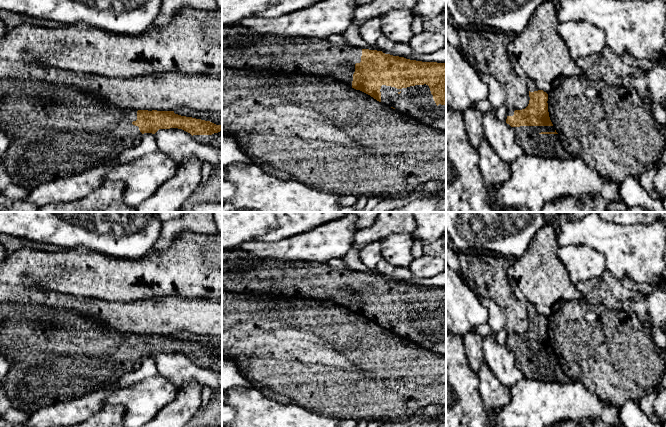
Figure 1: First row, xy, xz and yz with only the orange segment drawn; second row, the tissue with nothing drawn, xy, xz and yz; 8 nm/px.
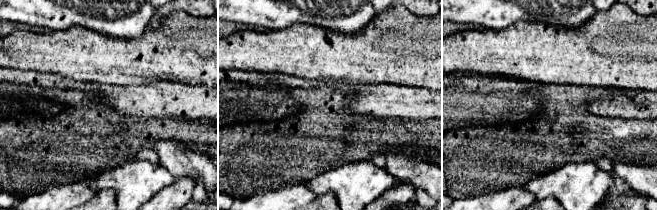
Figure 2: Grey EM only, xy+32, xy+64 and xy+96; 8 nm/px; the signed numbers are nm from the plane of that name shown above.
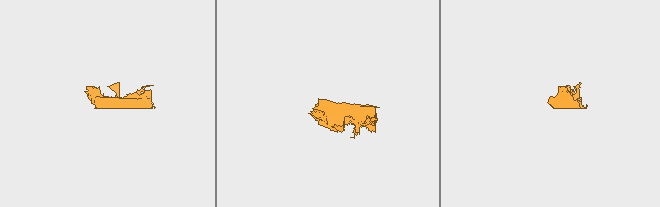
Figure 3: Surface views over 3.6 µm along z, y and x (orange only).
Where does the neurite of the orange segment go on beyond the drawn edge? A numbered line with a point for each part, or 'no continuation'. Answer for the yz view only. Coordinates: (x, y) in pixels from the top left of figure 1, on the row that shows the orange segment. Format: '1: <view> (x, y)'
1: yz (532, 87)
2: yz (546, 145)

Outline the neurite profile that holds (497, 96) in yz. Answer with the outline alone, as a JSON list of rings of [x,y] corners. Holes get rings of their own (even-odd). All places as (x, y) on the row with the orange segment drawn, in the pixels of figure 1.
[[[479,73],[480,78],[488,87],[488,101],[494,108],[505,105],[506,92],[500,83],[491,75]]]

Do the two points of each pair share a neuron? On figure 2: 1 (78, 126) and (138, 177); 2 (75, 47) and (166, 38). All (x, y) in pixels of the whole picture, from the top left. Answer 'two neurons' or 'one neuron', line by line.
1: two neurons
2: one neuron

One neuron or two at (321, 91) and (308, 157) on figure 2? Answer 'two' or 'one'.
one

